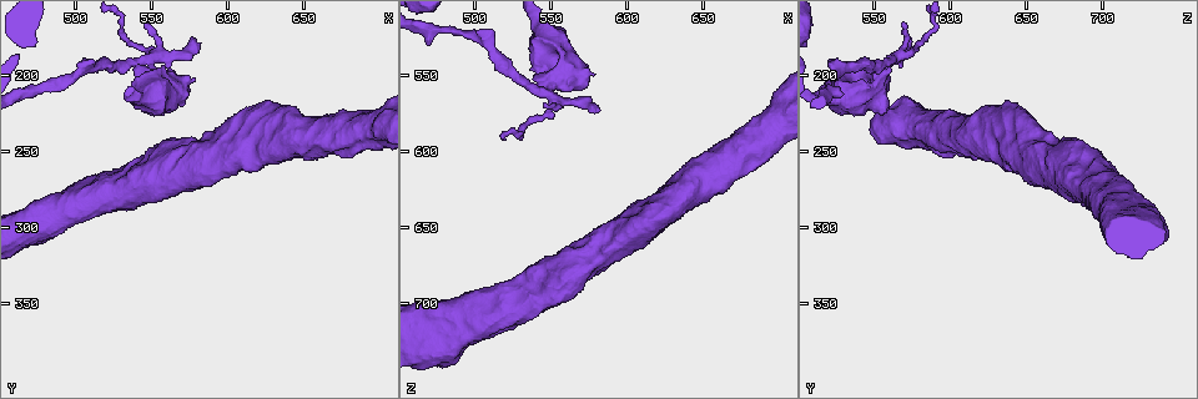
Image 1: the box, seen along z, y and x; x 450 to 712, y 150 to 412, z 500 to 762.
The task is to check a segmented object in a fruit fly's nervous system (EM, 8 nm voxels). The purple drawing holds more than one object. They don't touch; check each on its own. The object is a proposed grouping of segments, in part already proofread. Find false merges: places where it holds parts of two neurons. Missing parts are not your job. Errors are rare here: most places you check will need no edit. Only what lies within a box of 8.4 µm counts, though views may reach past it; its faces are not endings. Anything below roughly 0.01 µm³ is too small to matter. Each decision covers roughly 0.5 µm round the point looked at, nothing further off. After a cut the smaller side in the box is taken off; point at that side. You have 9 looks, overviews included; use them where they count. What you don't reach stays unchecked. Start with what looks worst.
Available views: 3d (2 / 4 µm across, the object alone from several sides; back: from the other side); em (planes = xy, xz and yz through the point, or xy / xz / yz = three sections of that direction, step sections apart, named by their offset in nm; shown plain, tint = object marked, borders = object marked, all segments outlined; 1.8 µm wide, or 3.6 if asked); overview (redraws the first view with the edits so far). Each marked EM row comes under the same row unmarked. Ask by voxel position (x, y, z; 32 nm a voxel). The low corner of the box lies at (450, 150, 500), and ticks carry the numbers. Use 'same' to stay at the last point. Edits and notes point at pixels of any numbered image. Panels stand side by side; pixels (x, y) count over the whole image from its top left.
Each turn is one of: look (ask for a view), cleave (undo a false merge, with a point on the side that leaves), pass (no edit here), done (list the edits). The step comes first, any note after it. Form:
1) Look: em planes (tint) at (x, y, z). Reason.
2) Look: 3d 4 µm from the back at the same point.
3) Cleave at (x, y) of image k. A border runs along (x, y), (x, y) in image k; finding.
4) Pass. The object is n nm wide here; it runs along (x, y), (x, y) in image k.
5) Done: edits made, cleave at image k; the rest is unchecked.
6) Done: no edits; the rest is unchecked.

Look: 3d 2 µm at (550, 188, 566). A fork.

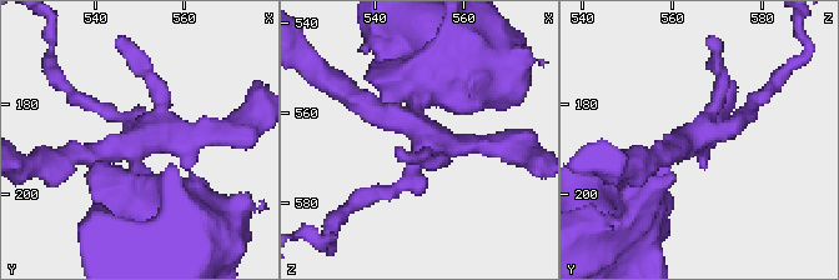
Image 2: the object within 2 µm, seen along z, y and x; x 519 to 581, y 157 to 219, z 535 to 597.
Look: em 3.6 µm planes (tint) at (552, 187, 566).

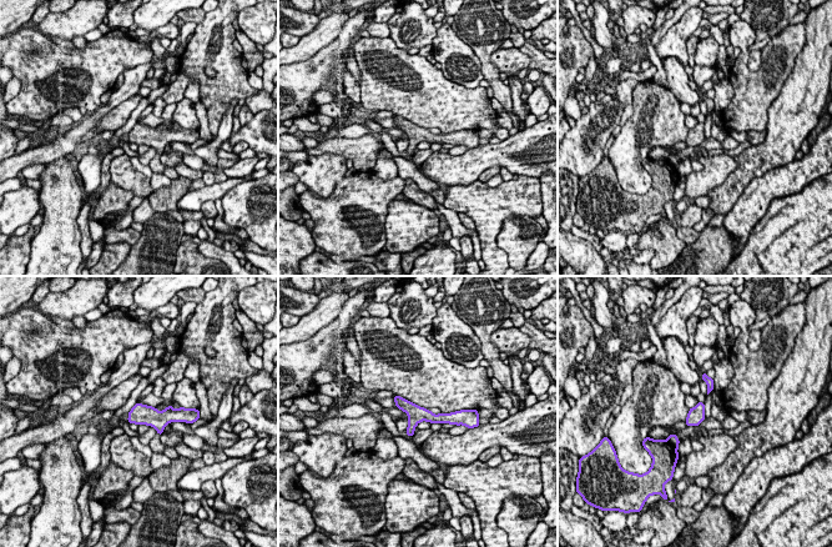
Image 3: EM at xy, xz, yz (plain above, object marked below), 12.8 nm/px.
Cleave at (672, 438) of image 3. The part that leaves runs along (397, 399), (416, 413), (454, 415) in image 3; two neurons meet here.

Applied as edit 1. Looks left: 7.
Look: overview.

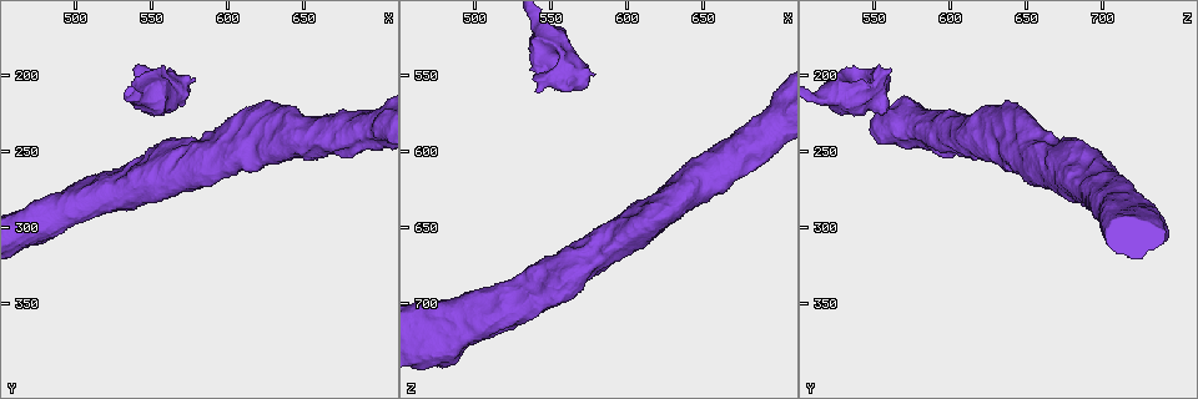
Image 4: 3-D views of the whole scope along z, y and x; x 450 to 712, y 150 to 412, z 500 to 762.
Look: 3d 4 µm at (630, 232, 636). Thick turns thin.

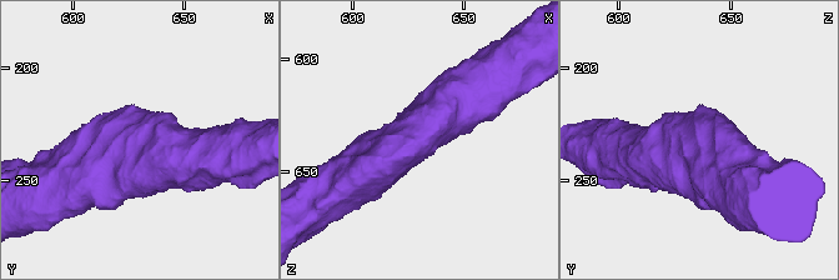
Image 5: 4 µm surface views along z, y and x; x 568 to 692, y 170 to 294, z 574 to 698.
Look: em 3.6 µm xz step 16 (tint) at (629, 234, 634). Need the tissue.

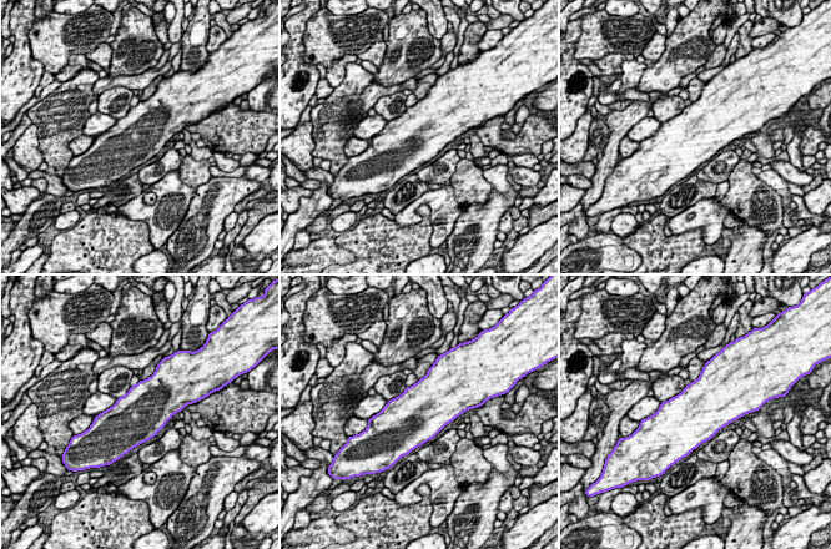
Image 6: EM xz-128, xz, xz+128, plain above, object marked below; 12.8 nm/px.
Look: em 3.6 µm planes (tint) at the same point. Cut it another way.

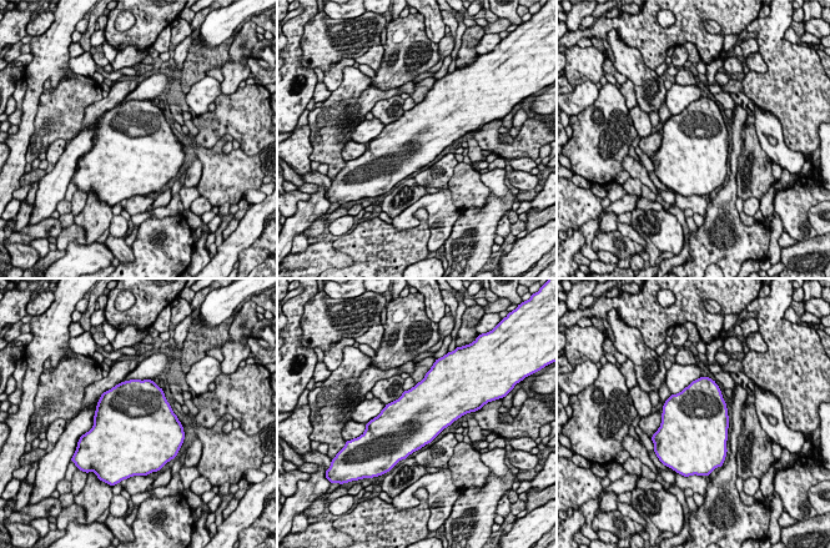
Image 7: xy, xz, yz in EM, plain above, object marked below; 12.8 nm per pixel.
Pass. Continuous, no second neuron.

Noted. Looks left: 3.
Look: em 3.6 µm planes (tint) at (466, 298, 740). Closes a loop.

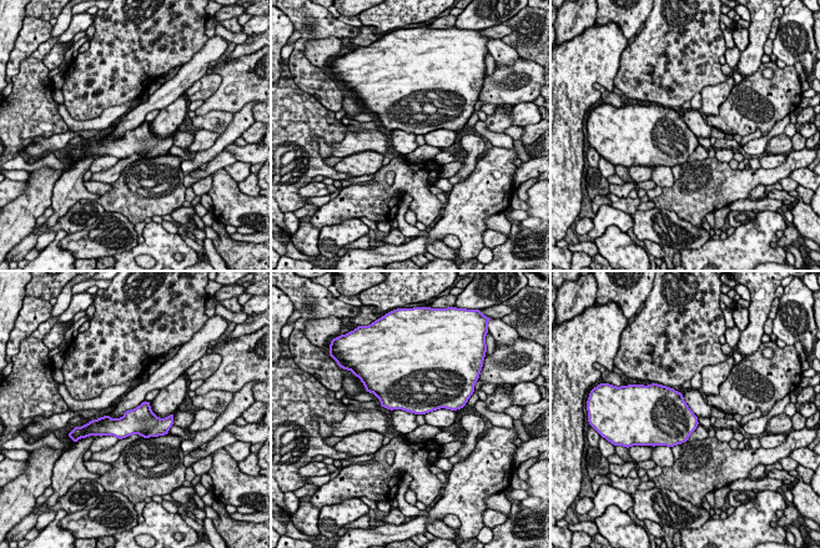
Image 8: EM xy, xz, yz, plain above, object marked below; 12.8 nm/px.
Pass. The object is 340 nm wide here; all the same neuron.

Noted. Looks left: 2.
Look: 3d 4 µm at (542, 214, 516). Sudden change in width.

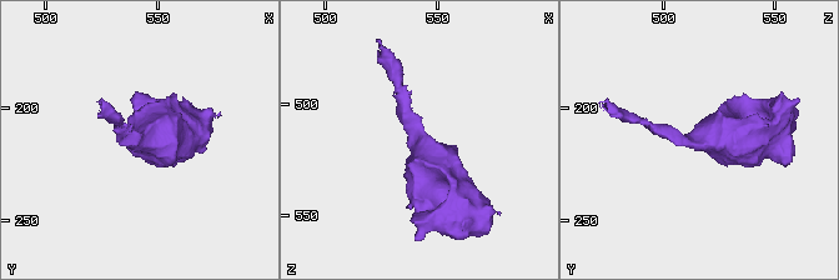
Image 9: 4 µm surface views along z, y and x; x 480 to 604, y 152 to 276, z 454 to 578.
Look: em 3.6 µm planes (tint) at (542, 215, 517).

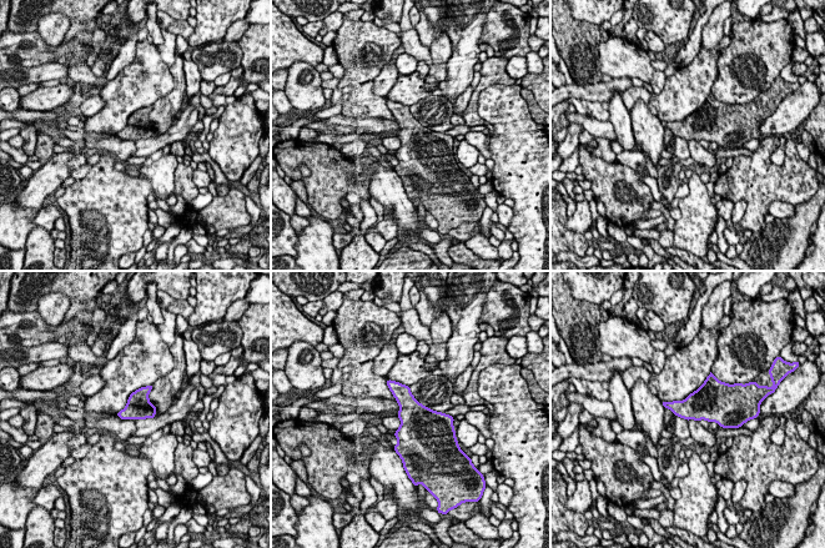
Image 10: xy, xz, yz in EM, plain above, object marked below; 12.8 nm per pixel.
Pass. All the same neuron.

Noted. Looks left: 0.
Done: edits made, cleave at image 3; the rest is unchecked.

